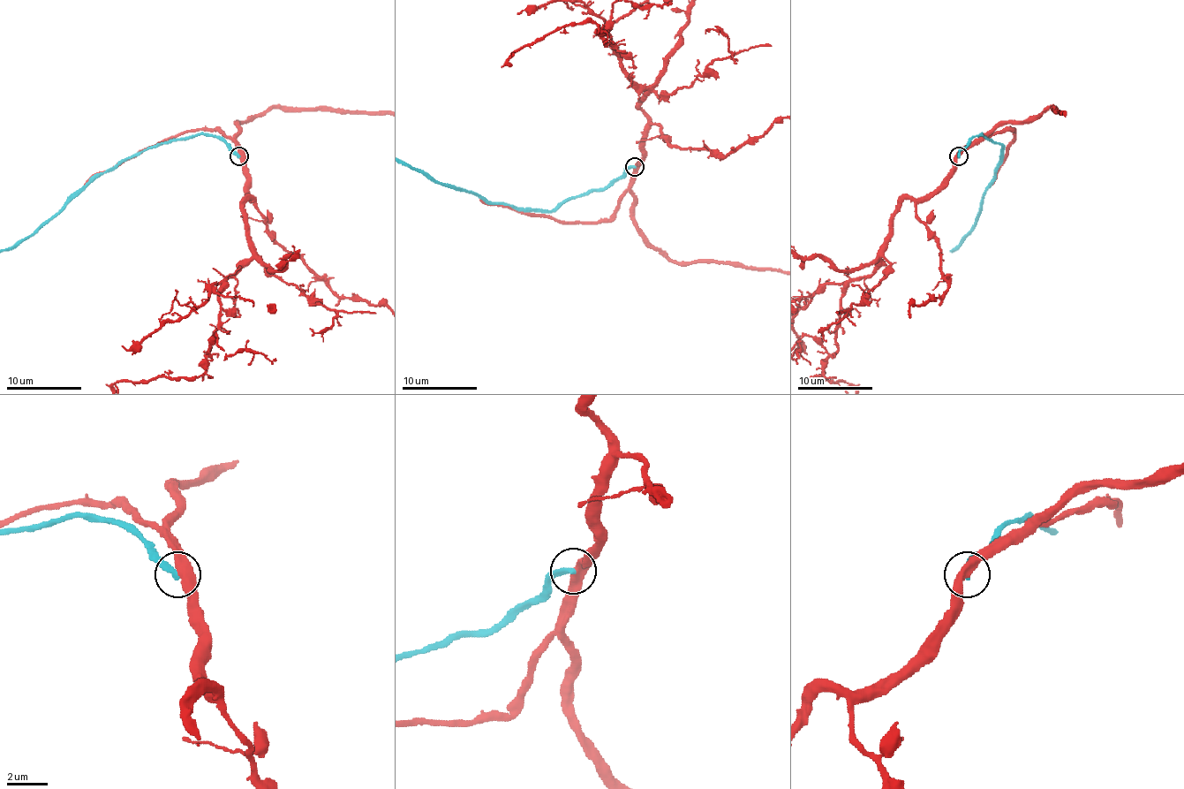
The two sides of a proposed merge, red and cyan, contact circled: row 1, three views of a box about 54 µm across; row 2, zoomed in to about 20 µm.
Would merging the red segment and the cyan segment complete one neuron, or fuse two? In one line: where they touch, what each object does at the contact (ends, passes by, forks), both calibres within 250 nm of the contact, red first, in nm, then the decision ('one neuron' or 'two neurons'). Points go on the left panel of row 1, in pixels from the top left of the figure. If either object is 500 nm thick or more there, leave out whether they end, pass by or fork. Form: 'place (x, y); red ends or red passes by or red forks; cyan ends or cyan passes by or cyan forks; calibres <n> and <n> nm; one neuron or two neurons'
place (238, 155); red passes by; cyan ends; calibres 440 and 280 nm; two neurons

